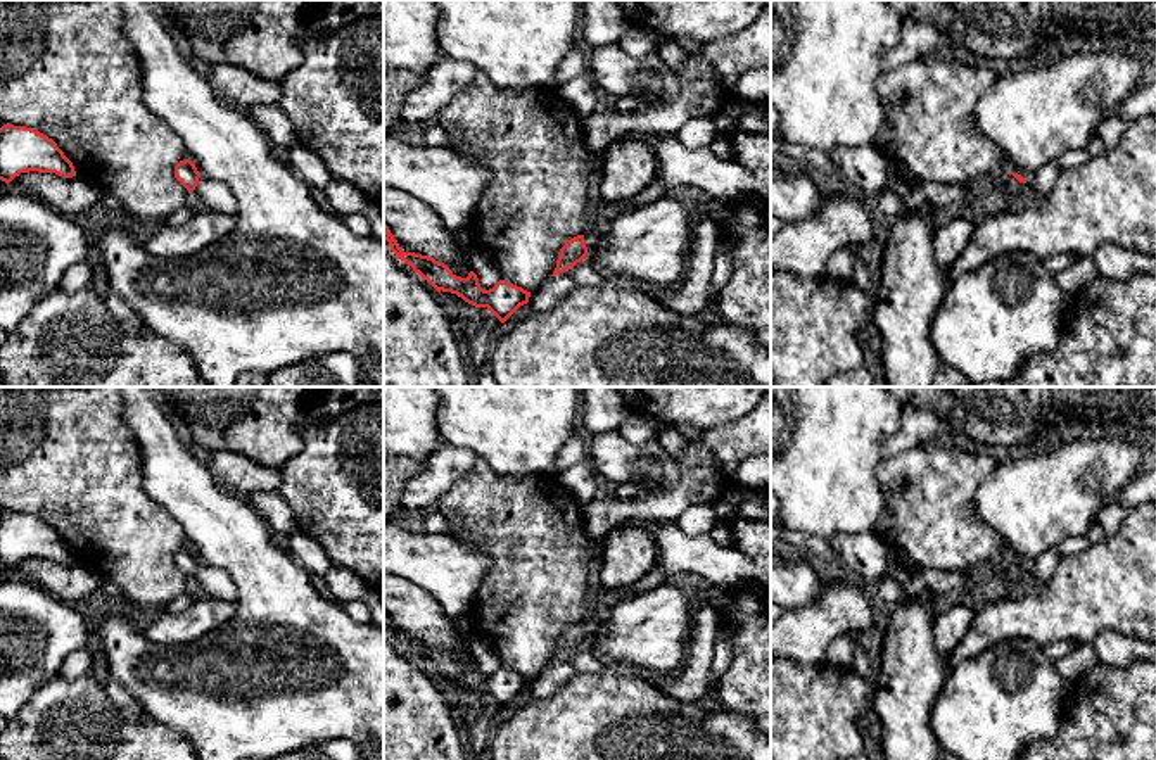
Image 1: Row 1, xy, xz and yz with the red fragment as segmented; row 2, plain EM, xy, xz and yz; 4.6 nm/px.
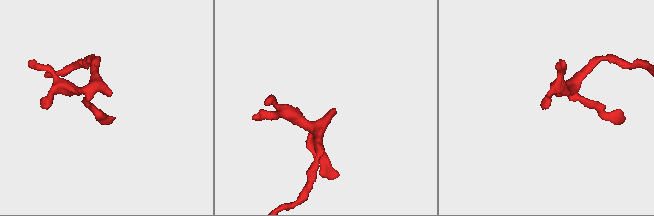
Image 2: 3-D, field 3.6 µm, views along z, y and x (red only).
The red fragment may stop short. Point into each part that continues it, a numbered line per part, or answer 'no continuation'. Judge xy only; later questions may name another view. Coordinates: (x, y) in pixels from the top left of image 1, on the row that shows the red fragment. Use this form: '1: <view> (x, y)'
1: xy (215, 196)

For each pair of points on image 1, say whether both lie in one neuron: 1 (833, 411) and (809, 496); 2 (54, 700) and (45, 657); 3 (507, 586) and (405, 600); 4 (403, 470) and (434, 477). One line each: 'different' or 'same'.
1: same
2: different
3: different
4: different

